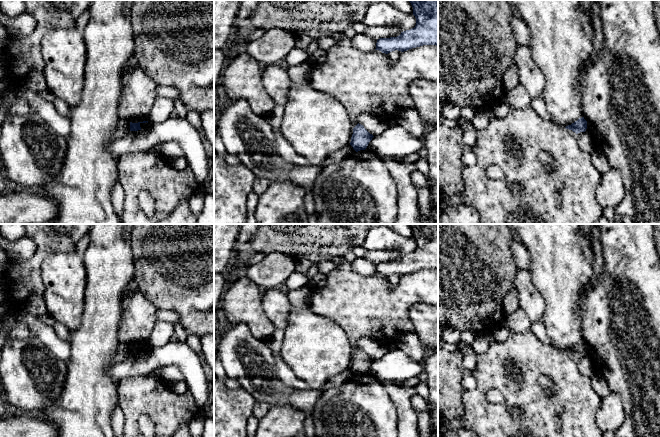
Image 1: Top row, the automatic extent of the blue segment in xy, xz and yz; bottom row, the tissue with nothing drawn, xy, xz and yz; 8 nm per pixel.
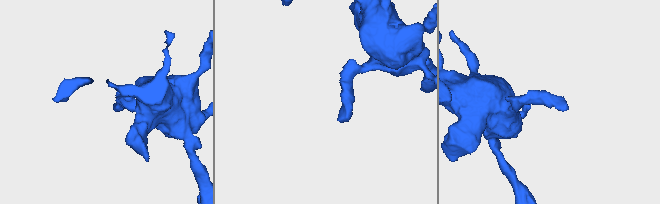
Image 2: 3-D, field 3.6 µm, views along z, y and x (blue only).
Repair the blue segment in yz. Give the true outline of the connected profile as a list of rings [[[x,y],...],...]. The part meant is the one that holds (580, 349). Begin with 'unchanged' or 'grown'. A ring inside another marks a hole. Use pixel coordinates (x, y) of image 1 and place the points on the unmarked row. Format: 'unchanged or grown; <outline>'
unchanged; [[[584,341],[579,342],[577,345],[565,351],[566,353],[572,354],[576,358],[580,356],[585,356],[587,353],[587,345]]]

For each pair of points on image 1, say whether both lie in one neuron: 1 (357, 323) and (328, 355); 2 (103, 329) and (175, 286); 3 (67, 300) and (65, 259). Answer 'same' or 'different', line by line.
1: different
2: different
3: same

